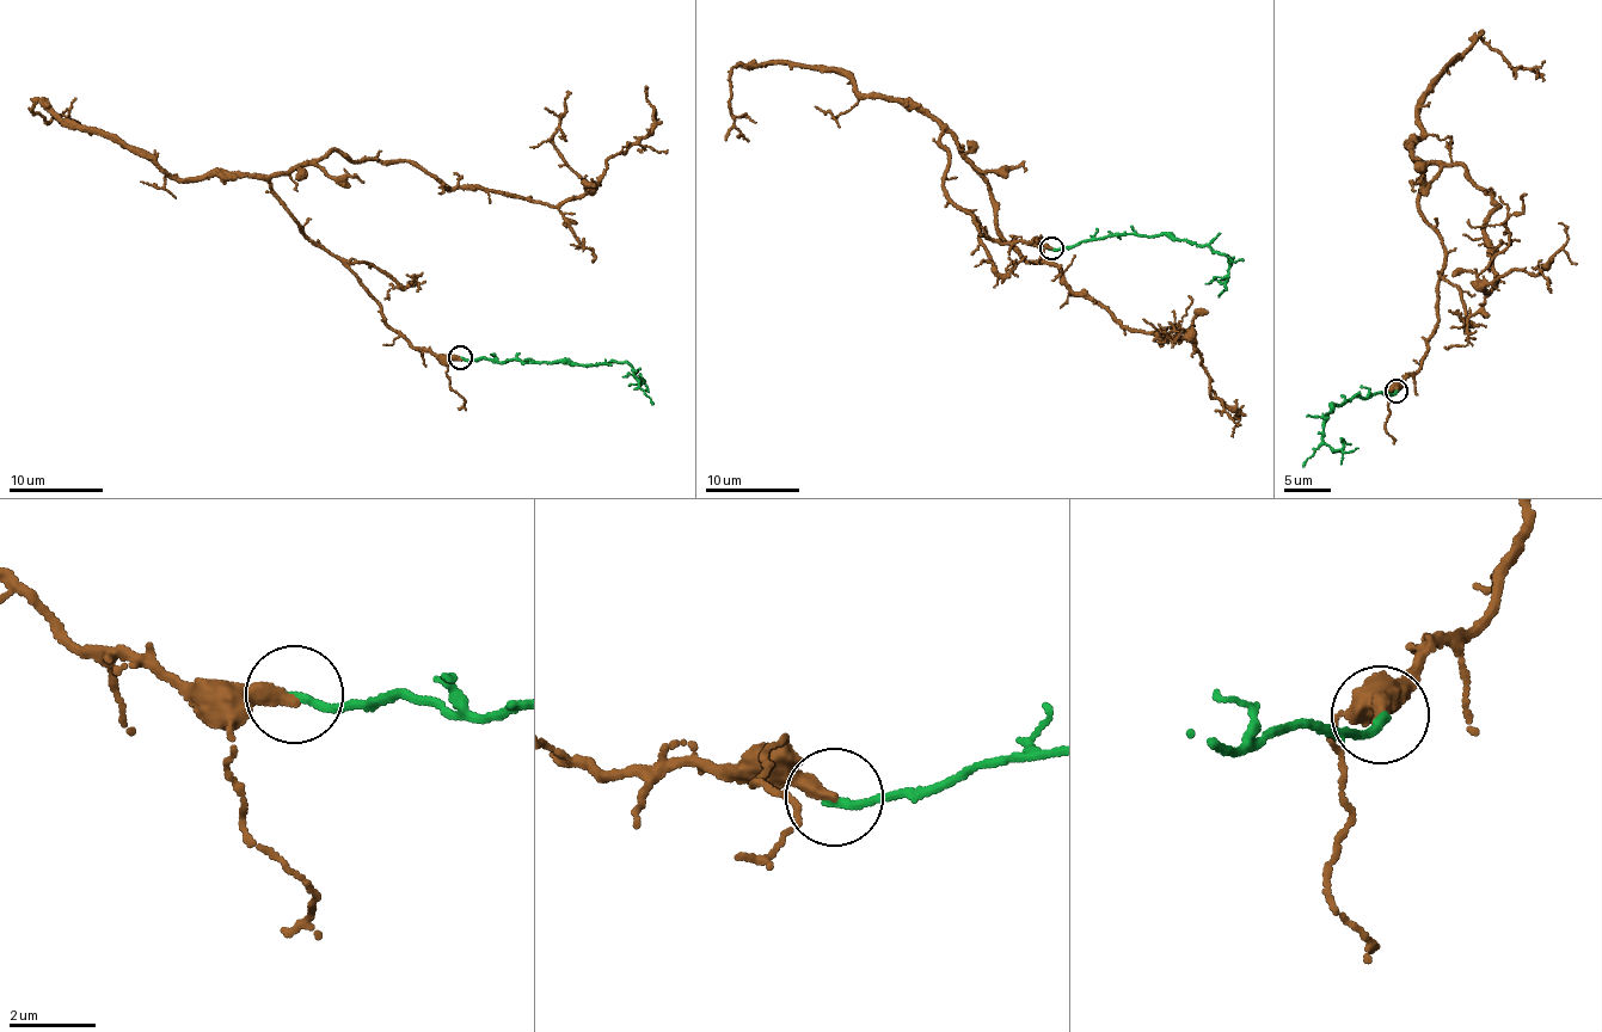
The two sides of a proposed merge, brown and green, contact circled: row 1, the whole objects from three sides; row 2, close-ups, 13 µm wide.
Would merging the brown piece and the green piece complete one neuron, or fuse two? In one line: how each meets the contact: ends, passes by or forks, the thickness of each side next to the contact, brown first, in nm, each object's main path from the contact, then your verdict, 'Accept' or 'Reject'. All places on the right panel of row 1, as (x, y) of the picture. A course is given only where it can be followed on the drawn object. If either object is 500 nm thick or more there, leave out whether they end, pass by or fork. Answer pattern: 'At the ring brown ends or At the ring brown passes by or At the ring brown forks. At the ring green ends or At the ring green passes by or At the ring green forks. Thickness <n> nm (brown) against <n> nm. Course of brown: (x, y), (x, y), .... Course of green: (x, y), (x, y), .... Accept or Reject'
At the ring brown ends. At the ring green ends. Thickness 360 nm (brown) against 200 nm. Course of brown: (1397, 391), (1447, 265), (1416, 163), (1466, 166), (1499, 204), (1486, 295), (1548, 264), (1558, 222). Course of green: (1397, 391), (1354, 395), (1330, 407), (1324, 441), (1337, 449), (1351, 443). Accept

